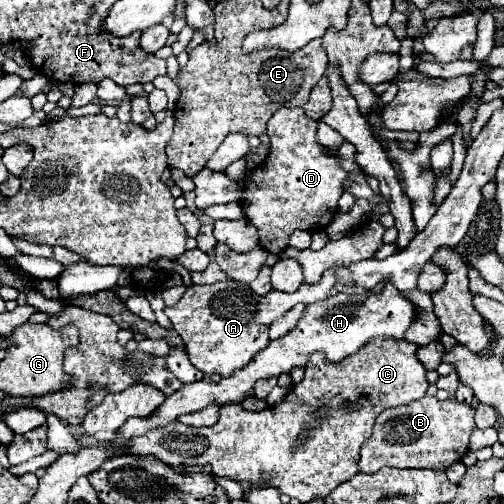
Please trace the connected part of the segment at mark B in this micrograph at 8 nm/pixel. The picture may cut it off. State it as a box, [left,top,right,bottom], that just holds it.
[359,396,475,474]

